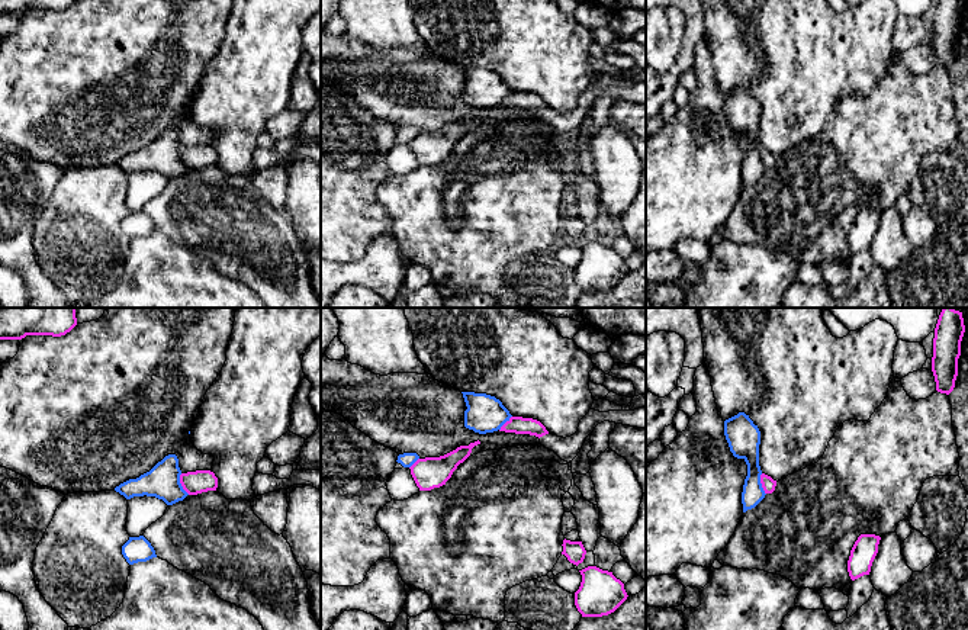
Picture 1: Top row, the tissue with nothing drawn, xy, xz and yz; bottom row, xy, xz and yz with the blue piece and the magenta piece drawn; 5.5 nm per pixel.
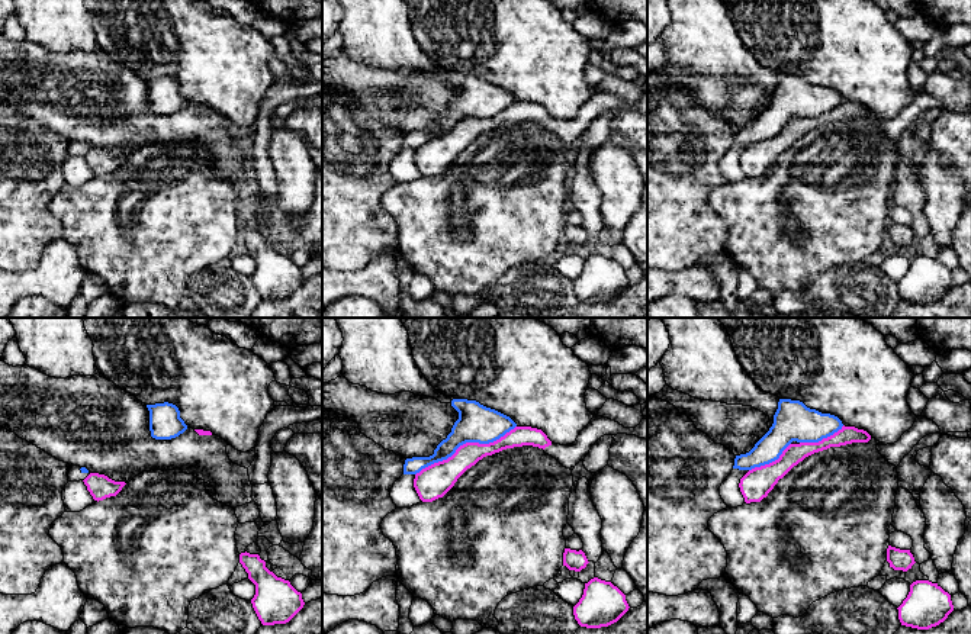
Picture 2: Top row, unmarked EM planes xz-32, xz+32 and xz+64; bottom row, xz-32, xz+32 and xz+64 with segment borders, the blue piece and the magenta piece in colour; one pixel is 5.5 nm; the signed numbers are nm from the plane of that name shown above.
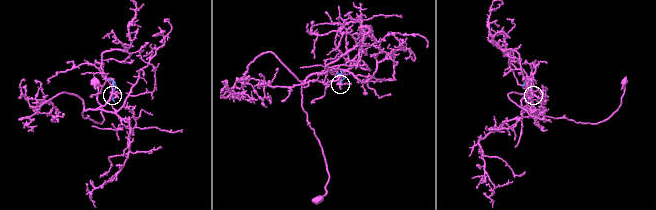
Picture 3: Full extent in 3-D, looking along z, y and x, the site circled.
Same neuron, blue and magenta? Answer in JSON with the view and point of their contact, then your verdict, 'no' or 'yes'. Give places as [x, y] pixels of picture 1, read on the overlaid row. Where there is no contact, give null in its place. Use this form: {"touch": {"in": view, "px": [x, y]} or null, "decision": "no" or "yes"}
{"touch": {"in": "xy", "px": [180, 484]}, "decision": "no"}

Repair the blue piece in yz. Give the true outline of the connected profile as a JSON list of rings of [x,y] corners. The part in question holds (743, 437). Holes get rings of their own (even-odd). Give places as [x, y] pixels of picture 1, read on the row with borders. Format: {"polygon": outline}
{"polygon": [[[739,412],[724,421],[724,435],[733,456],[743,459],[747,465],[747,476],[742,492],[743,512],[746,512],[755,508],[766,495],[760,483],[760,431],[749,415]]]}

